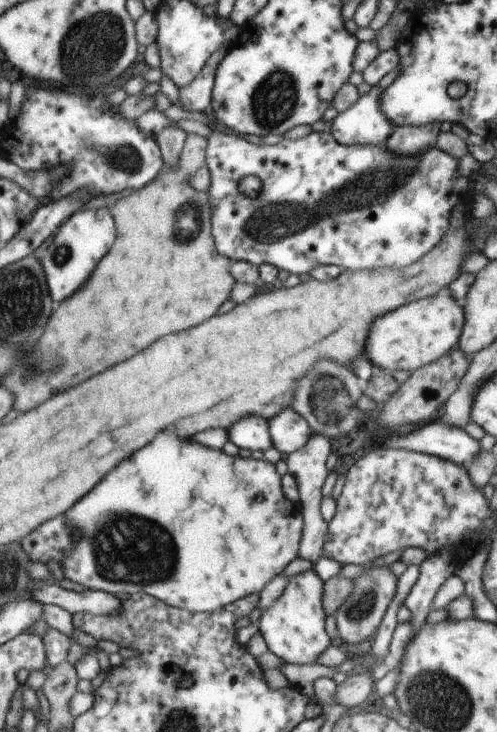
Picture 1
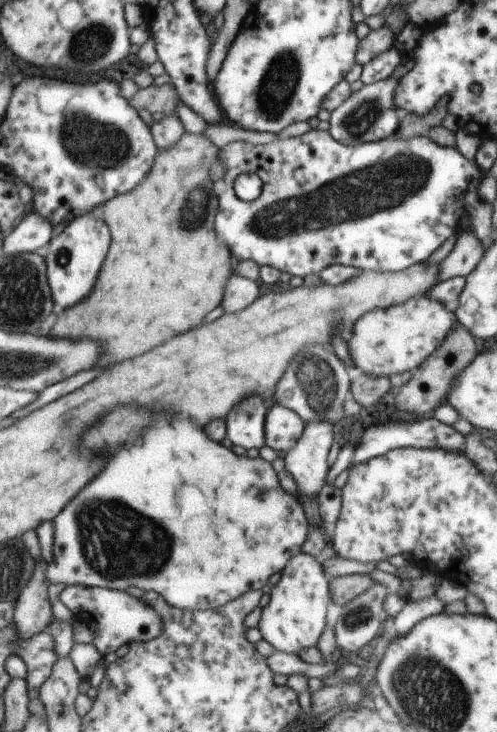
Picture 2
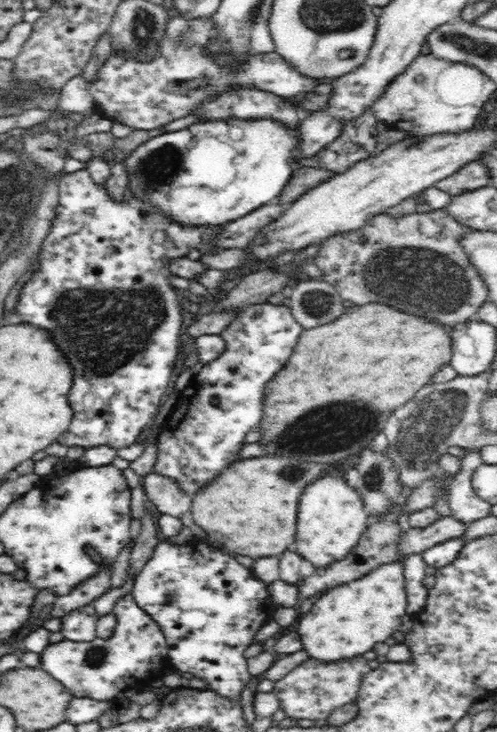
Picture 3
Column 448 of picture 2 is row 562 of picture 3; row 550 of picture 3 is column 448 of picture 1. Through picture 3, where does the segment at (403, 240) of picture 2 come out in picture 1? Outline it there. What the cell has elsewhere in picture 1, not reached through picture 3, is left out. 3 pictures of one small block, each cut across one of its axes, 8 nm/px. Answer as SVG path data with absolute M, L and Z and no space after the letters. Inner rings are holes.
M212 131L207 139L207 161L205 166L210 174L209 188L206 190L210 198L212 209L211 233L216 249L231 261L247 261L256 265L268 264L285 270L289 274L307 274L319 265L337 265L345 270L375 270L375 268L401 268L415 260L419 260L425 252L429 252L449 224L449 214L453 206L459 206L469 192L469 180L457 172L457 160L453 155L440 151L437 147L427 147L424 151L414 155L398 155L384 145L342 145L338 143L330 132L310 131L307 136L287 140L283 139L274 145L252 144L234 136ZM245 175L255 175L261 181L260 193L255 198L241 196L237 190L237 183Z

